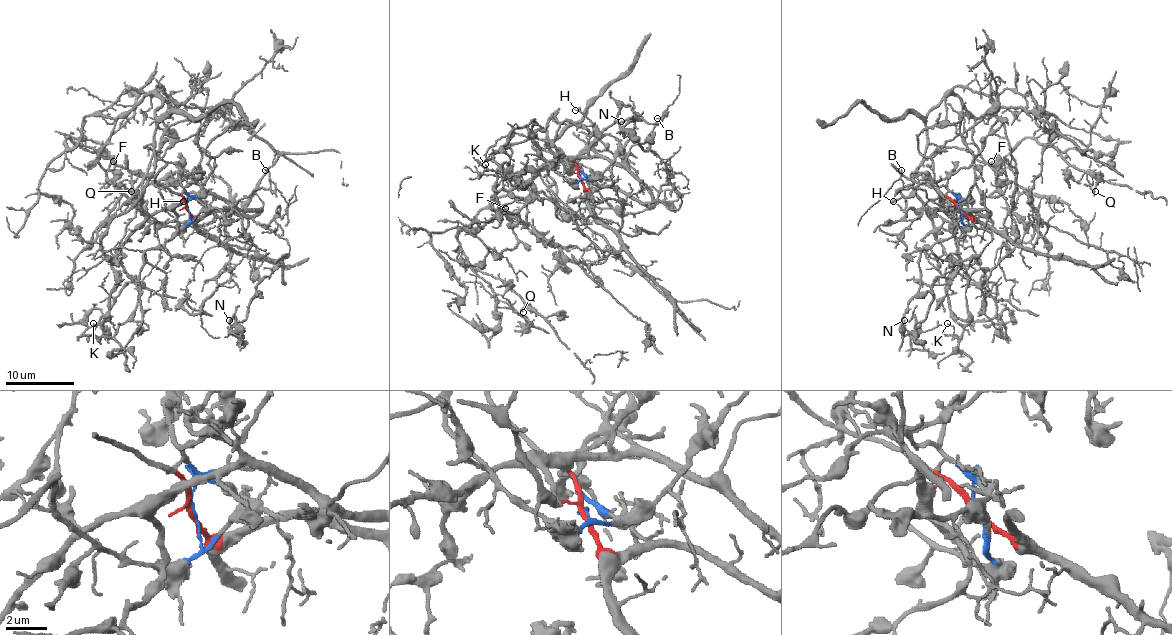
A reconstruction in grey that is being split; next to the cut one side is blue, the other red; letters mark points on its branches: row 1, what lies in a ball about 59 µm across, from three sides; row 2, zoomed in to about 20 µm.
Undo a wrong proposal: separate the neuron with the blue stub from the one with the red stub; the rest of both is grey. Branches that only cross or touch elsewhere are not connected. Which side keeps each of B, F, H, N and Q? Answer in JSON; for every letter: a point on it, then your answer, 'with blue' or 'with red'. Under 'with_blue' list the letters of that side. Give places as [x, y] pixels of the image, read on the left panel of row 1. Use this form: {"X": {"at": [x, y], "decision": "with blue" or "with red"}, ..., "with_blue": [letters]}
{"B": {"at": [265, 170], "decision": "with red"}, "F": {"at": [113, 161], "decision": "with blue"}, "H": {"at": [183, 201], "decision": "with red"}, "N": {"at": [229, 320], "decision": "with red"}, "Q": {"at": [131, 191], "decision": "with blue"}, "with_blue": ["F", "Q"]}

